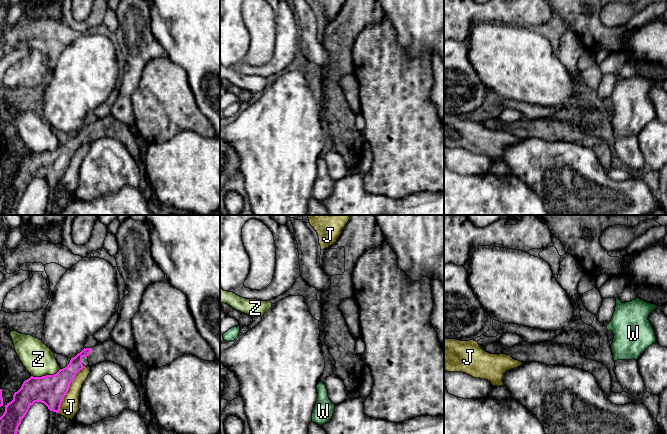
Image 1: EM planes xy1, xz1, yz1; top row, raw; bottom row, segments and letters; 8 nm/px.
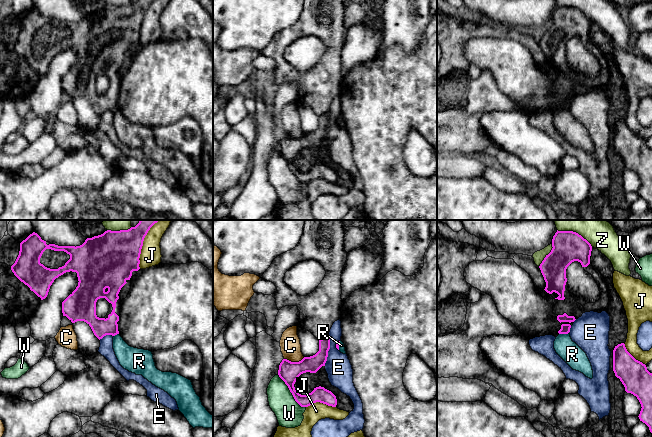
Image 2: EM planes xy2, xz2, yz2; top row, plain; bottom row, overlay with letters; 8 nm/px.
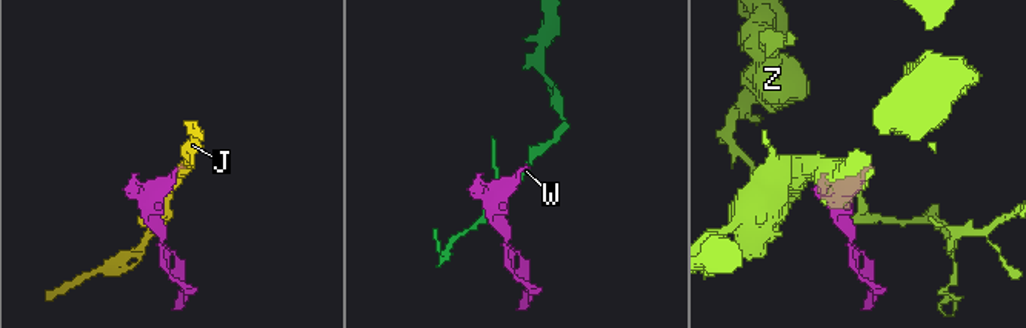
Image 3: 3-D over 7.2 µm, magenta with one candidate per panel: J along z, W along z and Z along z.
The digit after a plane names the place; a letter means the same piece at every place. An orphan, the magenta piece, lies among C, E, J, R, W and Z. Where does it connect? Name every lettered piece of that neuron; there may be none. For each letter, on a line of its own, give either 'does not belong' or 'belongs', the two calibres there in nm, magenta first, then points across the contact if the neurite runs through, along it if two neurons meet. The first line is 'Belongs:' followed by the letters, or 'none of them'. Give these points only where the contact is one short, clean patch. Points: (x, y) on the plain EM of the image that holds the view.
Belongs: none of them
C: does not belong | 160/160 nm | along xz2 (304, 133), (298, 137), (284, 135)
E: does not belong | 140/200 nm
J: does not belong | 240/150 nm
R: does not belong | 80/170 nm | along yz2 (568, 108), (559, 110)
W: does not belong | 160/220 nm
Z: does not belong | 240/240 nm

